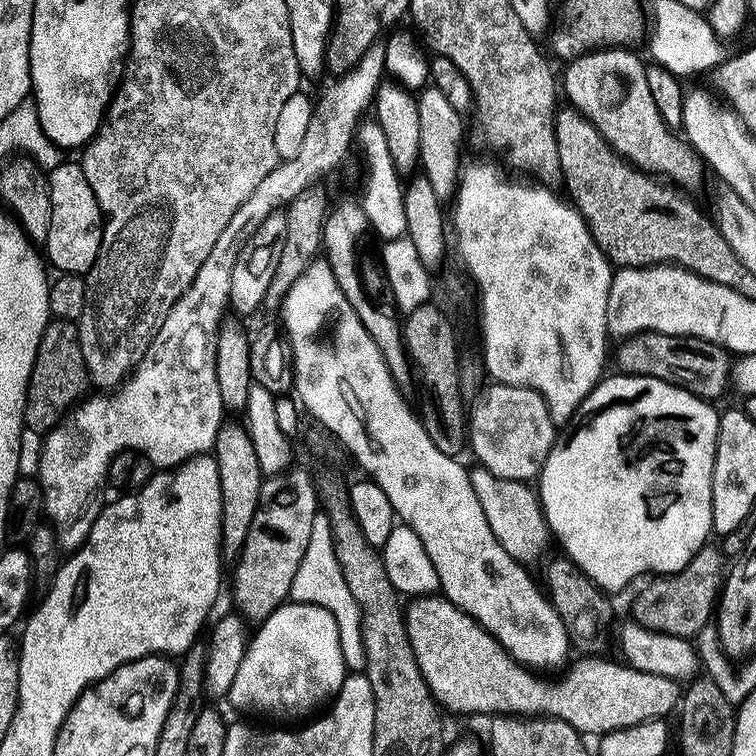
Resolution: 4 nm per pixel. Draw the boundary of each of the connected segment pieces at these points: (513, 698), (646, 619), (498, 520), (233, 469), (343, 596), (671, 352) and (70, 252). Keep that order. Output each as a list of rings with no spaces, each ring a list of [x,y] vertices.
[[[433,594],[409,604],[409,640],[422,678],[441,709],[449,708],[460,716],[551,718],[574,726],[585,737],[603,738],[614,730],[671,717],[671,712],[673,715],[681,707],[679,681],[640,673],[612,660],[580,660],[563,673],[564,680],[551,684],[548,678],[518,663],[473,616],[446,598]]]
[[[705,546],[678,575],[655,579],[633,602],[631,619],[648,630],[670,637],[697,639],[713,623],[726,580],[723,551],[713,546]]]
[[[481,466],[471,469],[470,479],[478,502],[482,502],[482,514],[486,514],[486,522],[490,522],[490,530],[494,530],[494,538],[498,538],[502,550],[525,566],[532,566],[535,560],[542,559],[554,537],[548,530],[539,495],[533,489],[531,492],[527,483],[502,480]]]
[[[221,428],[216,446],[214,459],[220,471],[220,489],[224,503],[224,547],[222,556],[225,561],[236,562],[242,555],[247,542],[247,535],[254,523],[255,515],[261,506],[266,474],[260,468],[260,453],[257,441],[253,440],[247,429]]]
[[[320,514],[314,522],[309,548],[306,550],[297,577],[294,578],[291,599],[298,604],[322,606],[326,610],[330,610],[330,614],[334,614],[334,622],[338,622],[338,634],[342,642],[344,663],[353,673],[363,673],[367,654],[363,644],[361,610],[350,592],[350,587],[346,584],[346,578],[343,577],[343,568],[339,565],[338,554],[335,553],[332,521],[327,515]]]
[[[656,333],[641,334],[633,337],[618,358],[621,361],[619,371],[630,376],[653,376],[667,384],[674,384],[678,388],[684,388],[687,392],[693,392],[695,396],[709,402],[716,402],[719,396],[724,396],[730,390],[730,381],[733,379],[734,360],[728,349],[718,344],[711,344],[705,340],[699,340],[693,336],[659,336]]]
[[[63,162],[57,169],[50,172],[46,181],[50,192],[50,202],[53,204],[53,218],[50,230],[46,233],[46,240],[48,240],[47,263],[51,267],[53,264],[58,270],[57,273],[60,274],[84,276],[88,274],[88,271],[91,273],[95,269],[96,262],[100,259],[100,253],[104,248],[104,226],[106,223],[104,211],[100,208],[94,189],[90,186],[90,182],[86,182],[86,174],[79,163]]]

